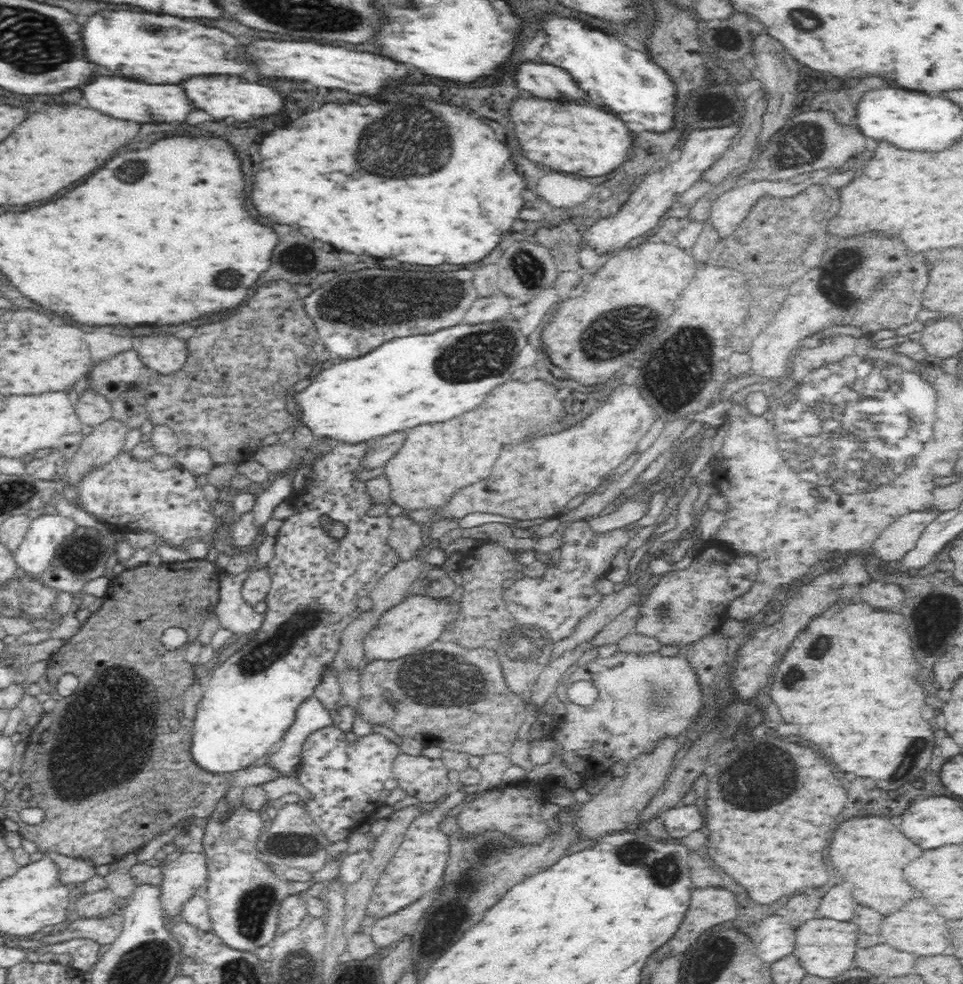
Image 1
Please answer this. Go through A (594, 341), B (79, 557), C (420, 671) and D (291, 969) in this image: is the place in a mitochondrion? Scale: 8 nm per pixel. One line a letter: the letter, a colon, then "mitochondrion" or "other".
A: mitochondrion
B: mitochondrion
C: mitochondrion
D: mitochondrion

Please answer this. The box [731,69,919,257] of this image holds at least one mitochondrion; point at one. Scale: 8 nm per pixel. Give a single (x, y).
(808, 144)

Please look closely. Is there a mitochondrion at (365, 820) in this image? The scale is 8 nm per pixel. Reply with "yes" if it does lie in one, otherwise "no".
no

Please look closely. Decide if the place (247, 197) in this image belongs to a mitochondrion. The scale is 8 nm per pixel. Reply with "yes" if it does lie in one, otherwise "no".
no

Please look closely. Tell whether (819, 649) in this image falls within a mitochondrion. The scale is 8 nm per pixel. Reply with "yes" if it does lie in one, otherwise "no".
yes

